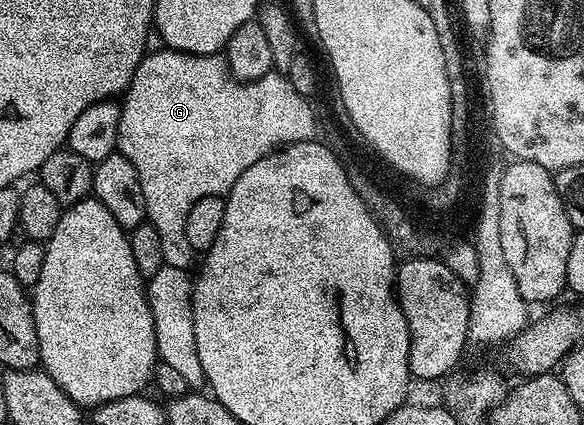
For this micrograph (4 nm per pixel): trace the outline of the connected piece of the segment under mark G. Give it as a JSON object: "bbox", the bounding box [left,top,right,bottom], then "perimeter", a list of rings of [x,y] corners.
{"bbox":[117,47,316,270],"perimeter":[[[159,47],[156,53],[151,51],[143,56],[127,92],[121,97],[117,149],[137,167],[137,179],[145,194],[147,221],[161,235],[164,265],[190,270],[196,264],[195,249],[185,239],[185,219],[189,219],[189,210],[197,199],[223,197],[257,159],[265,159],[265,155],[284,145],[316,140],[311,104],[278,71],[256,81],[241,82],[232,77],[226,60],[219,55],[178,53],[175,49]]]}

